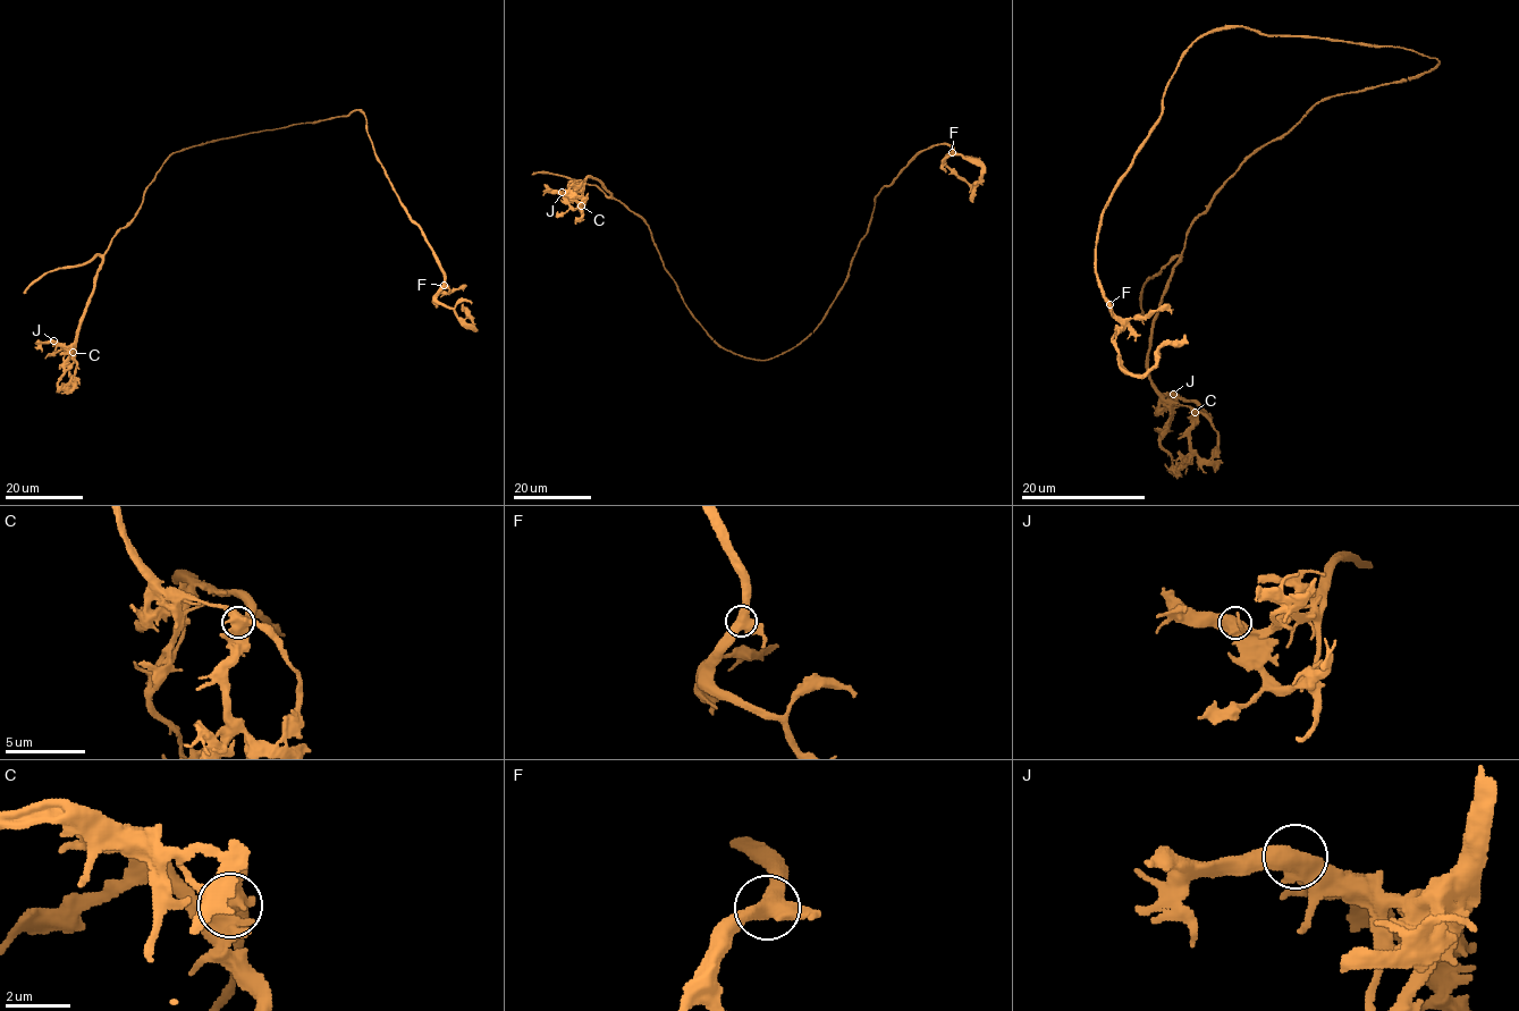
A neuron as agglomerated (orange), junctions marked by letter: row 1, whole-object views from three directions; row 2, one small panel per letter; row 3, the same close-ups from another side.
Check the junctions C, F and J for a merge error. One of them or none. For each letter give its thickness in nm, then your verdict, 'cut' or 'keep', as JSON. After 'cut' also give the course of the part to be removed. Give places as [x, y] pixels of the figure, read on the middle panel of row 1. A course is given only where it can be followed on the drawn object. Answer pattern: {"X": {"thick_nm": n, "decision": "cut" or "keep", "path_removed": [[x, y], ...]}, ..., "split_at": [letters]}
{"C": {"thick_nm": 550, "decision": "cut", "path_removed": [[581, 207], [574, 208], [570, 203], [576, 186], [571, 184]]}, "F": {"thick_nm": 550, "decision": "keep"}, "J": {"thick_nm": 480, "decision": "keep"}, "split_at": ["C"]}

